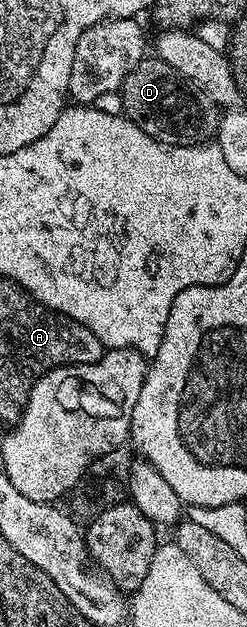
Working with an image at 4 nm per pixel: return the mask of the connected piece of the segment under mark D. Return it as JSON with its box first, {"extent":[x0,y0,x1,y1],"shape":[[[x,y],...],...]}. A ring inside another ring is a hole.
{"extent":[119,56,221,147],"shape":[[[146,56],[141,60],[121,84],[119,98],[123,117],[130,119],[151,138],[163,140],[169,147],[198,146],[217,137],[221,107],[178,72],[174,72],[174,68],[170,68],[170,64],[161,58]]]}

